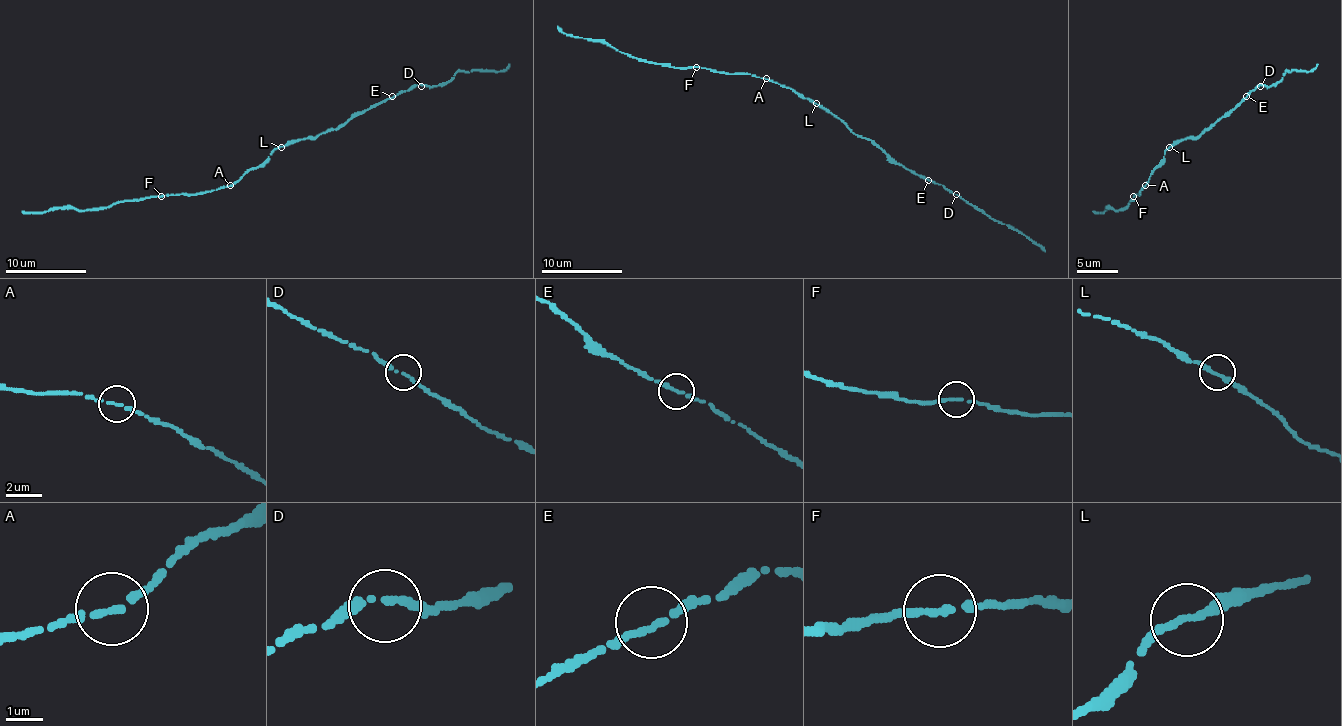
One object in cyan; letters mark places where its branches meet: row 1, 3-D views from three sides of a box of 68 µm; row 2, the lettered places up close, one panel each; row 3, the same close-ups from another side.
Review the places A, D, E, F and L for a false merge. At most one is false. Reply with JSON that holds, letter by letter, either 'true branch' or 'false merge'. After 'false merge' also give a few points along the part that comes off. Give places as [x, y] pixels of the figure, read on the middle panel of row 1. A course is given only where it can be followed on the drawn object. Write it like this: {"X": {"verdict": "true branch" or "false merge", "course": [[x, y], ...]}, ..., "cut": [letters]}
{"A": {"verdict": "true branch"}, "D": {"verdict": "true branch"}, "E": {"verdict": "true branch"}, "F": {"verdict": "true branch"}, "L": {"verdict": "true branch"}, "cut": []}

